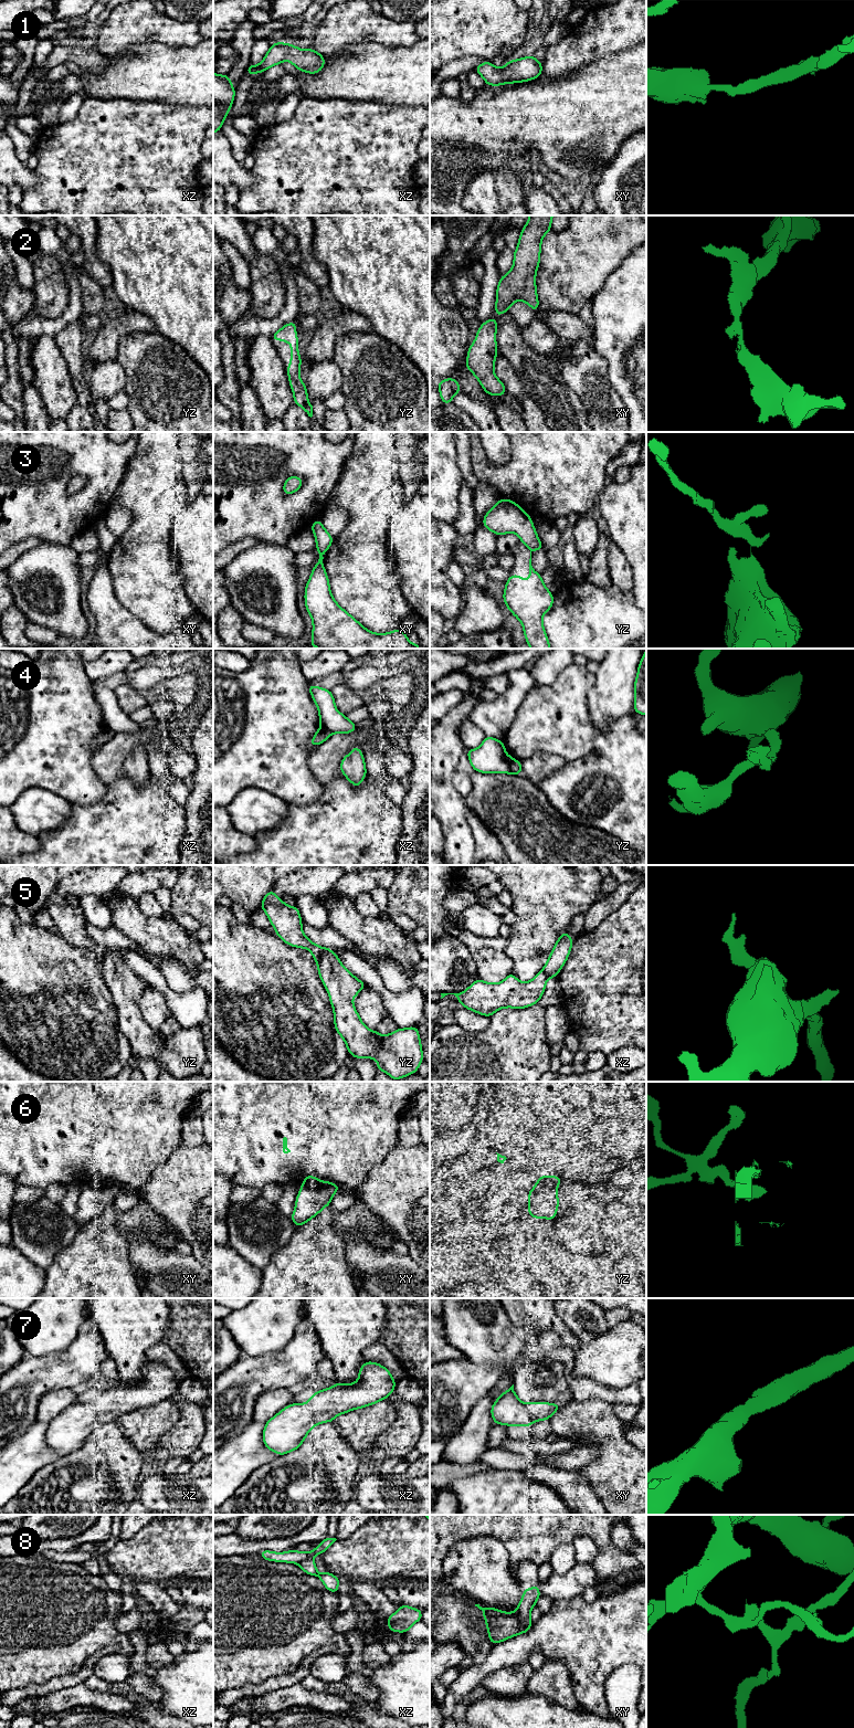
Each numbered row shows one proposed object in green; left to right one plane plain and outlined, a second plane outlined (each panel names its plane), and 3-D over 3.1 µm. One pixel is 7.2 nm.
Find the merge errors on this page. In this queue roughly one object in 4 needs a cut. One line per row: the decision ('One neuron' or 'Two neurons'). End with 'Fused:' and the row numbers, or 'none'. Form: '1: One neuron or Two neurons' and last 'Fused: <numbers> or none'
1: One neuron
2: One neuron
3: Two neurons
4: Two neurons
5: Two neurons
6: Two neurons
7: One neuron
8: Two neurons
Fused: 3, 4, 5, 6, 8

